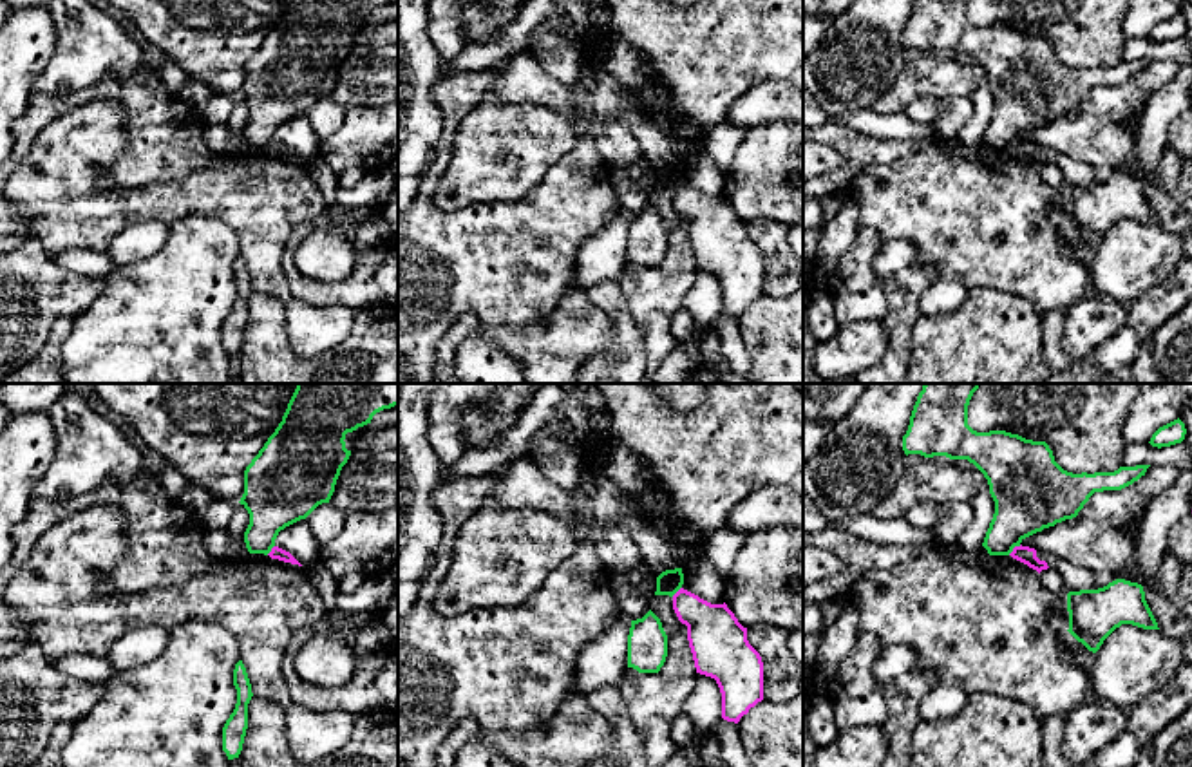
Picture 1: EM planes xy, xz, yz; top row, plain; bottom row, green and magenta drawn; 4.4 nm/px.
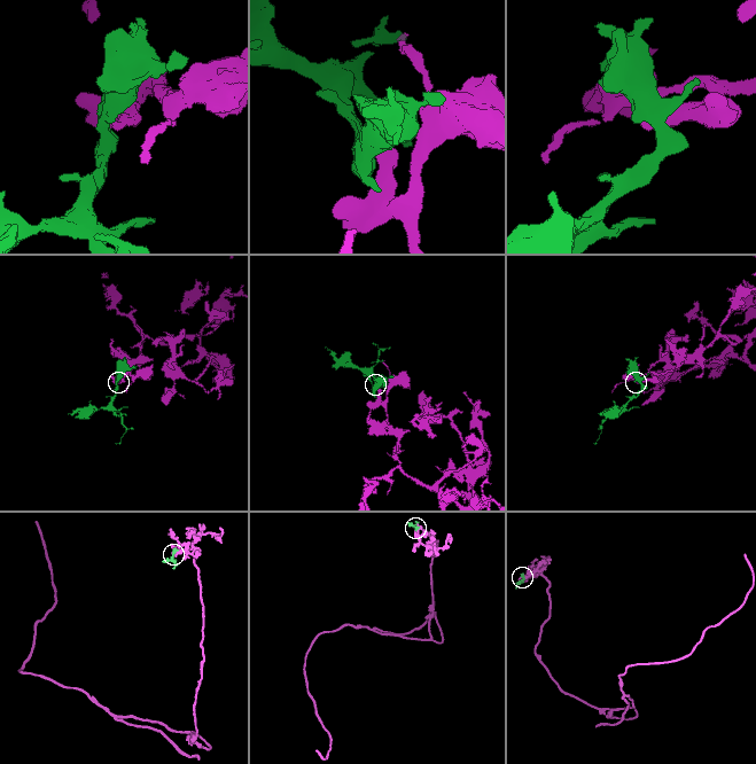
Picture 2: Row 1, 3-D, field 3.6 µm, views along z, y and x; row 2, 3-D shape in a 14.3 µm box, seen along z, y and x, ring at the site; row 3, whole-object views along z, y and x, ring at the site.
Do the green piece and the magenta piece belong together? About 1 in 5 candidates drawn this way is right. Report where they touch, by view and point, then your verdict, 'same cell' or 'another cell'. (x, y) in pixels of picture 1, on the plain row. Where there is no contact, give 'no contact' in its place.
yz (1013, 142) | another cell

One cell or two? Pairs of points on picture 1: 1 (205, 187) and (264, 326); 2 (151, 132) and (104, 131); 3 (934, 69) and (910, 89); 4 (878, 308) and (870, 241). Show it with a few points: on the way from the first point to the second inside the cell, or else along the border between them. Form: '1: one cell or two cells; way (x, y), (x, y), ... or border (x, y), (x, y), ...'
1: two cells; border (254, 290), (272, 293), (284, 303)
2: two cells; border (98, 98), (122, 105), (127, 132), (107, 169)
3: one cell; way (928, 76), (917, 82)
4: one cell; way (867, 292), (863, 288), (863, 257)

